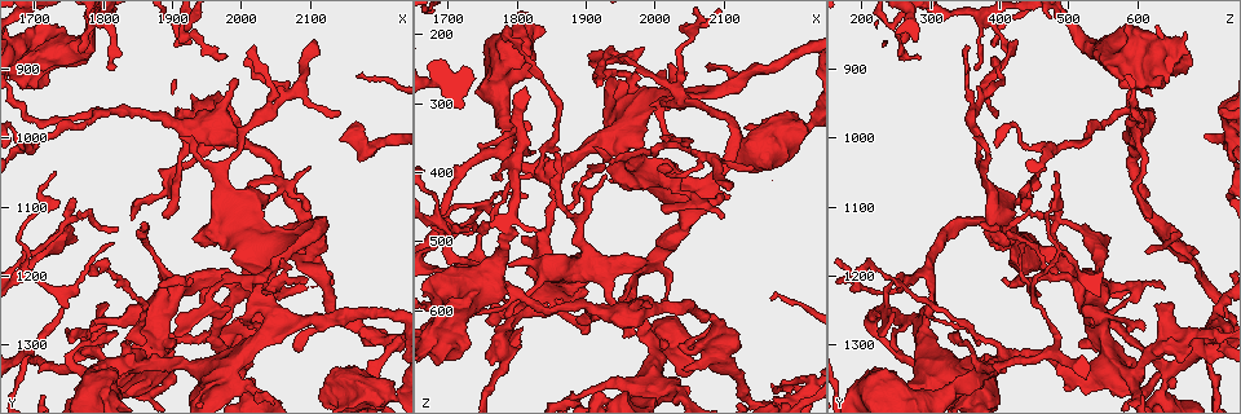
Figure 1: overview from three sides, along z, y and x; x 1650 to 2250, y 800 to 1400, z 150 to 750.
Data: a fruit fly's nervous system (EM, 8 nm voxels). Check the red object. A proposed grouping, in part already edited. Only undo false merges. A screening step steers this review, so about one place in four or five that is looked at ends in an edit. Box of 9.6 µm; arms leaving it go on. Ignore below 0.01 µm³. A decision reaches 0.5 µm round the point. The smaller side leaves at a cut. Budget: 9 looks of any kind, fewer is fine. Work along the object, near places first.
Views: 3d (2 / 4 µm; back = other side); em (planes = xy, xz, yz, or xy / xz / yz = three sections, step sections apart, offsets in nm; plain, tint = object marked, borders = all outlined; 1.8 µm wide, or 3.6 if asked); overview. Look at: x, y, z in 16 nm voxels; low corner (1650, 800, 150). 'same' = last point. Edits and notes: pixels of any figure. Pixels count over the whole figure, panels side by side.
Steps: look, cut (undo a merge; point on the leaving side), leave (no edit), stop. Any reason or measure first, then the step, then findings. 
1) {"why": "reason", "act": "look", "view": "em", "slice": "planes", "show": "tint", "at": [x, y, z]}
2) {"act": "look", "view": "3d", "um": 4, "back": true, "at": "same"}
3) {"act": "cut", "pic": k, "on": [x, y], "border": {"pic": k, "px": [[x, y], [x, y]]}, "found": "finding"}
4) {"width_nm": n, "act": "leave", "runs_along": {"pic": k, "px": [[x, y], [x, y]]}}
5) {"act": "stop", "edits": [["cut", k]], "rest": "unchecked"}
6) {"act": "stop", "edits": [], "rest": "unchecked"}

{"why": "narrows sharply", "act": "look", "view": "3d", "um": 4, "at": [1930, 840, 245]}

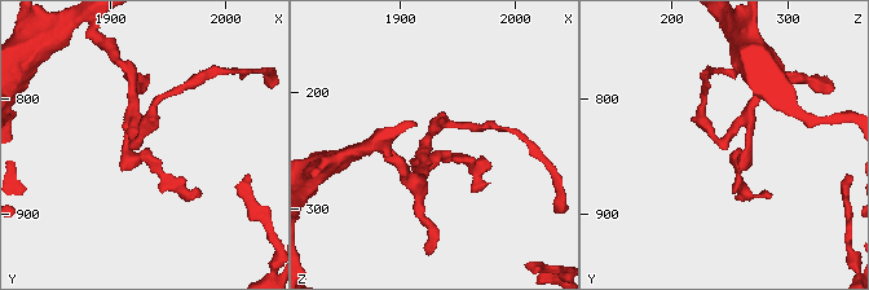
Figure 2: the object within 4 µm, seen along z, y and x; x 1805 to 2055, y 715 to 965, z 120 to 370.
{"act": "look", "view": "em", "slice": "planes", "show": "borders", "at": [1924, 838, 246]}

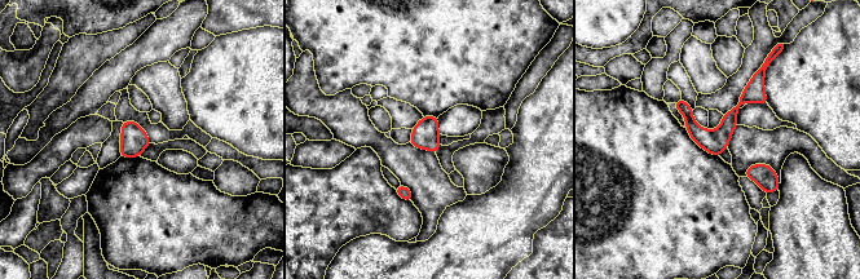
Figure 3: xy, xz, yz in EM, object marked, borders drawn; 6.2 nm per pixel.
{"act": "leave", "runs_along": {"pic": 3, "px": [[759, 75], [711, 150]]}, "found": "continuous, no second cell"}

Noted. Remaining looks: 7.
{"why": "a fork", "act": "look", "view": "em", "slice": "planes", "show": "tint", "at": [1810, 960, 585]}

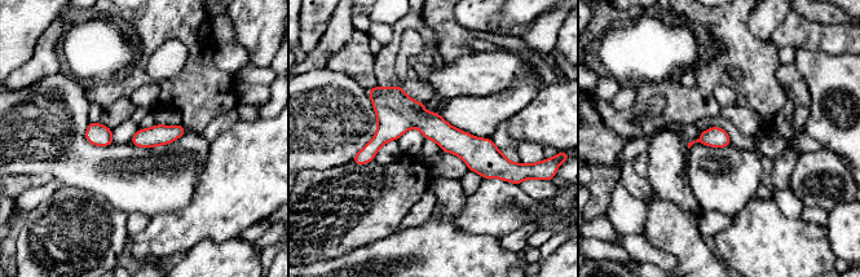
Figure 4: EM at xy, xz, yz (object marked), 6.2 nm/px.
{"act": "leave", "runs_along": {"pic": 4, "px": [[360, 158], [423, 121], [505, 165]]}, "found": "one cell here"}

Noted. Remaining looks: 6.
{"why": "calibre changes", "act": "look", "view": "em", "slice": "xy", "step": 4, "show": "tint", "at": [1745, 1125, 485]}

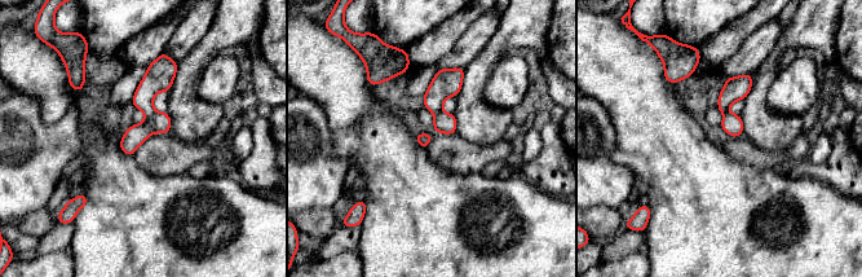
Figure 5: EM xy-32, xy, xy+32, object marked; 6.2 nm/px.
{"act": "look", "view": "em", "slice": "planes", "show": "tint", "at": "same"}

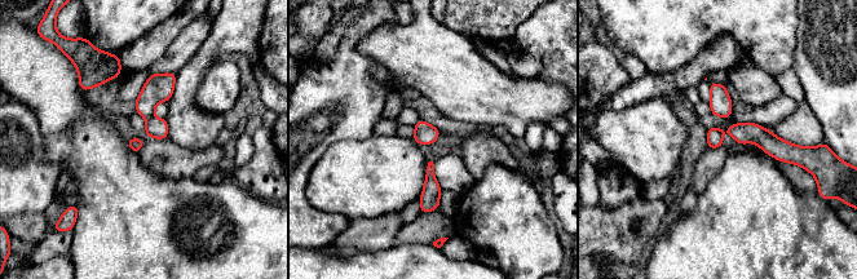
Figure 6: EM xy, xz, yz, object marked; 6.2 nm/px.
{"act": "leave", "runs_along": {"pic": 6, "px": [[710, 132], [752, 132], [778, 149], [800, 149]]}, "found": "one cell here"}

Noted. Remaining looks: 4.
{"why": "abrupt turn", "act": "look", "view": "em", "slice": "xz", "step": 8, "show": "tint", "at": [2050, 1250, 285]}

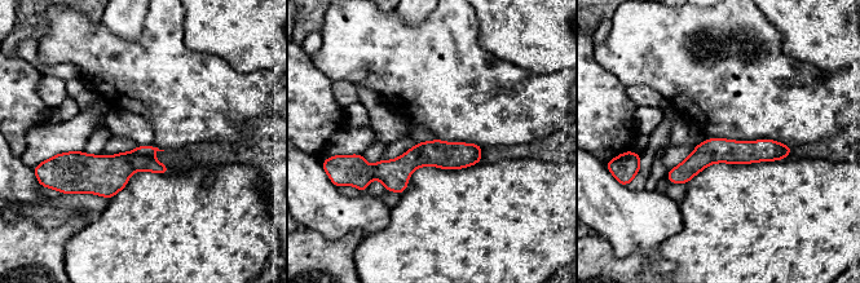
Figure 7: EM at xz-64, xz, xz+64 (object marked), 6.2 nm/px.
{"why": "cut it another way", "act": "look", "view": "em", "slice": "planes", "show": "borders", "at": "same"}

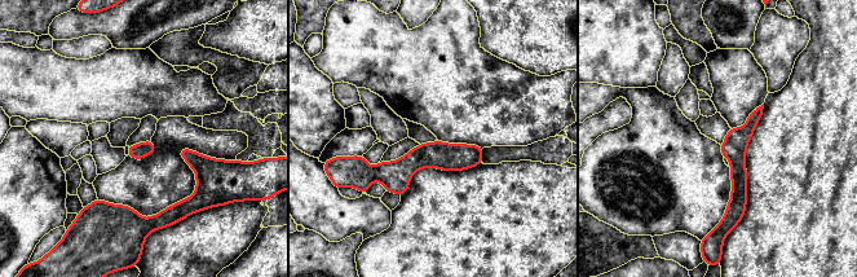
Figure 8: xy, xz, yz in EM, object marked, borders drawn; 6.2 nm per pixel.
{"width_nm": 90, "act": "leave", "runs_along": {"pic": 8, "px": [[478, 150], [423, 155], [398, 172], [358, 161]]}, "found": "all the same cell"}

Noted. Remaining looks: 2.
{"act": "stop", "edits": [], "rest": "unchecked"}

